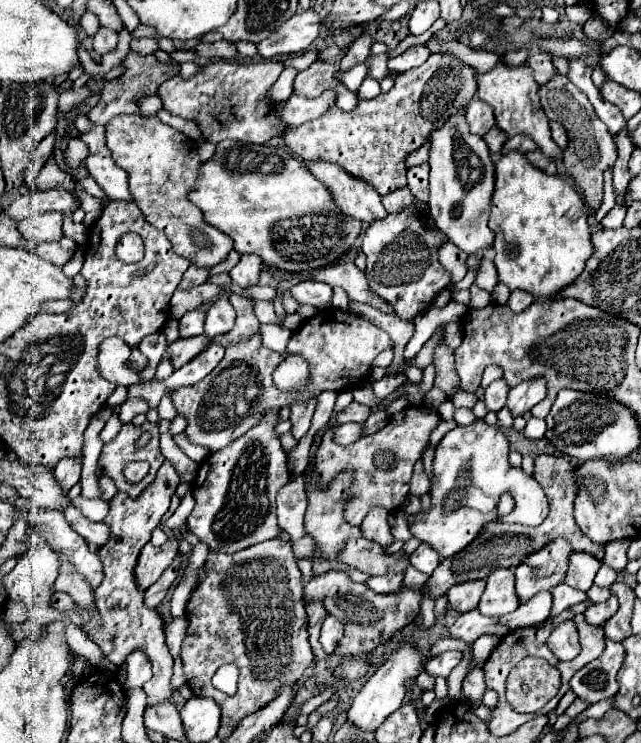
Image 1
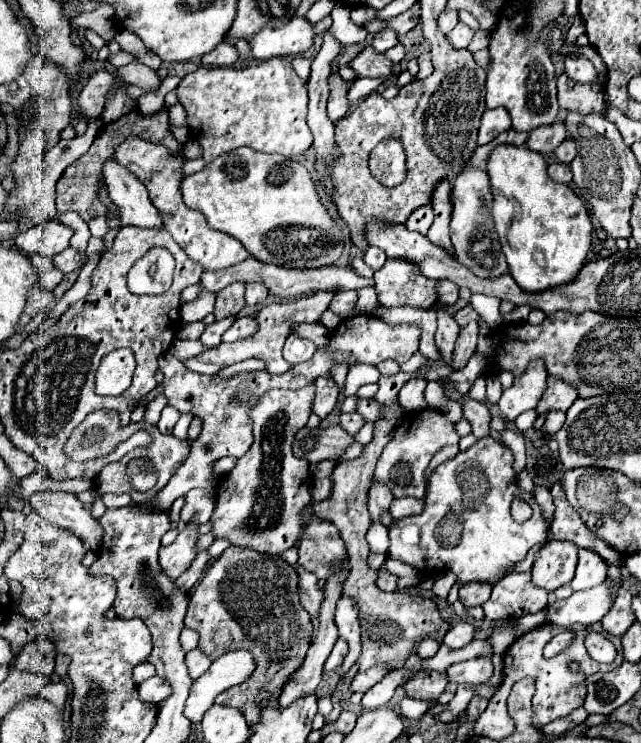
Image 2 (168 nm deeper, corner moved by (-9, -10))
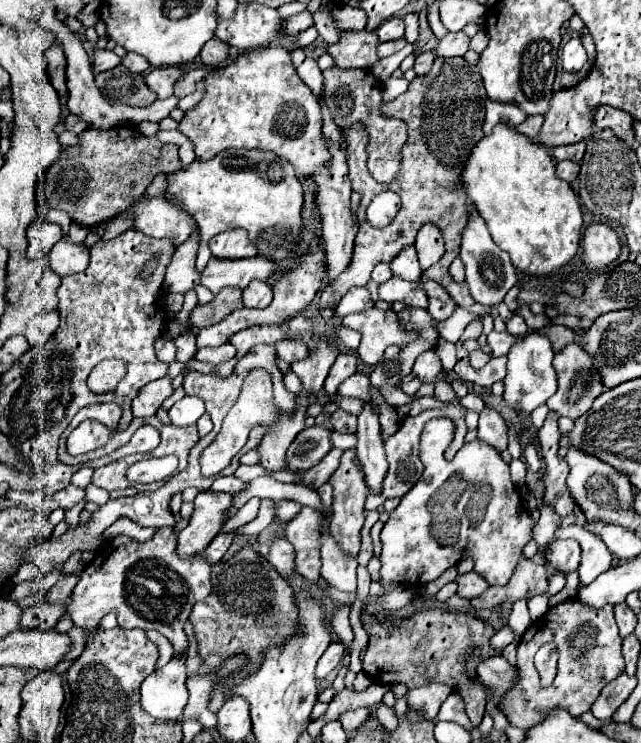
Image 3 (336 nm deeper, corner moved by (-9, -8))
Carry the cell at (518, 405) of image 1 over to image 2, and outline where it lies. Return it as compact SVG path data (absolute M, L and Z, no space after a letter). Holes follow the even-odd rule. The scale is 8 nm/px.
M549 376L547 378L547 392L543 394L539 406L537 406L537 412L543 414L543 412L549 412L549 410L569 410L571 408L571 402L575 402L579 398L577 390L563 382L561 378L555 378L555 376Z

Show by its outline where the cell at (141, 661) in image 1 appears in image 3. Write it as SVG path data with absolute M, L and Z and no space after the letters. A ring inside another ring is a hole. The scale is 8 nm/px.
M171 658L169 664L155 670L141 684L141 706L153 718L181 720L181 712L187 704L185 688L185 658Z

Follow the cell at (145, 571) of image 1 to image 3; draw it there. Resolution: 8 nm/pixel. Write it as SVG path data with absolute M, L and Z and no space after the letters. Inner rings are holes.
M201 492L195 498L195 510L187 524L177 534L177 556L191 558L207 548L207 544L219 534L225 518L225 508L231 506L231 494Z

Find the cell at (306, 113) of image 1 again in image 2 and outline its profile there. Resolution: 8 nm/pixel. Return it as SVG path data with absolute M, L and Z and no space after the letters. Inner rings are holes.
M363 78L363 80L355 80L351 90L349 90L349 100L351 104L361 102L365 96L369 96L371 92L375 92L381 86L381 78Z

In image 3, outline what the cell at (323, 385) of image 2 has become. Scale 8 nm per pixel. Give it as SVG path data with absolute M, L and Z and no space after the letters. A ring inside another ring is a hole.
M341 352L335 360L335 364L331 366L329 370L329 376L325 380L325 392L329 396L337 394L337 388L341 386L343 380L347 380L351 374L355 374L355 364L357 364L357 358L353 356L355 352Z

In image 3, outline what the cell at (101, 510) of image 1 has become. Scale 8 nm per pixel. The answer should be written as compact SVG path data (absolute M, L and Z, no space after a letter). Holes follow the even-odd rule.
M89 484L87 486L87 496L85 496L85 500L89 500L89 502L95 502L95 504L105 504L107 500L109 500L109 494L105 492L105 490L101 490L101 488L97 488L95 484Z

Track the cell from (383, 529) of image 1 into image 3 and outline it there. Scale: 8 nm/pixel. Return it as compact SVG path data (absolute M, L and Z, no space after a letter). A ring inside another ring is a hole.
M367 408L359 414L359 428L357 428L357 456L363 464L365 472L365 484L371 492L381 494L383 490L383 480L387 474L387 460L385 460L385 450L383 450L383 440L381 440L381 426L377 414Z

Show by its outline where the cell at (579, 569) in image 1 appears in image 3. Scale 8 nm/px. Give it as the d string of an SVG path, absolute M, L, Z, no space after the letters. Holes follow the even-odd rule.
M579 526L559 527L555 532L556 539L575 538L581 546L581 564L579 564L579 580L581 584L591 584L601 572L611 568L611 552L595 534L579 528Z

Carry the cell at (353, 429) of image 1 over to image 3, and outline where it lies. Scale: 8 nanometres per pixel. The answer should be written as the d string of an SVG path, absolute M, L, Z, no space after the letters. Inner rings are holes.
M311 426L297 434L287 450L287 464L291 470L309 470L333 448L331 430L325 426Z

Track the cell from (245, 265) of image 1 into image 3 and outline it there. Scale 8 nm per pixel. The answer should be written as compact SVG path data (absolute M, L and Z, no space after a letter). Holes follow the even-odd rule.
M255 280L247 288L243 288L243 304L247 308L265 308L271 300L273 300L273 292L267 282Z

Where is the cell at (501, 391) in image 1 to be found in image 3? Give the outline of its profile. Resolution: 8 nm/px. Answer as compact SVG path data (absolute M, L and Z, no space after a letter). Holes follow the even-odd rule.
M533 332L527 338L513 344L507 358L509 358L509 364L507 364L503 400L511 410L529 414L537 406L545 404L547 398L551 398L557 390L557 376L555 376L555 370L551 366L551 360L553 360L551 342L545 336L539 336L537 332Z

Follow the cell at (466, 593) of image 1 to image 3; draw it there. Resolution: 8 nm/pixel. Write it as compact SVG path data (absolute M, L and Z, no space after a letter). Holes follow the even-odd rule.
M467 572L467 574L459 576L457 578L457 586L459 586L457 594L461 598L469 598L469 600L481 596L489 588L489 584L479 574L475 574L475 572Z

